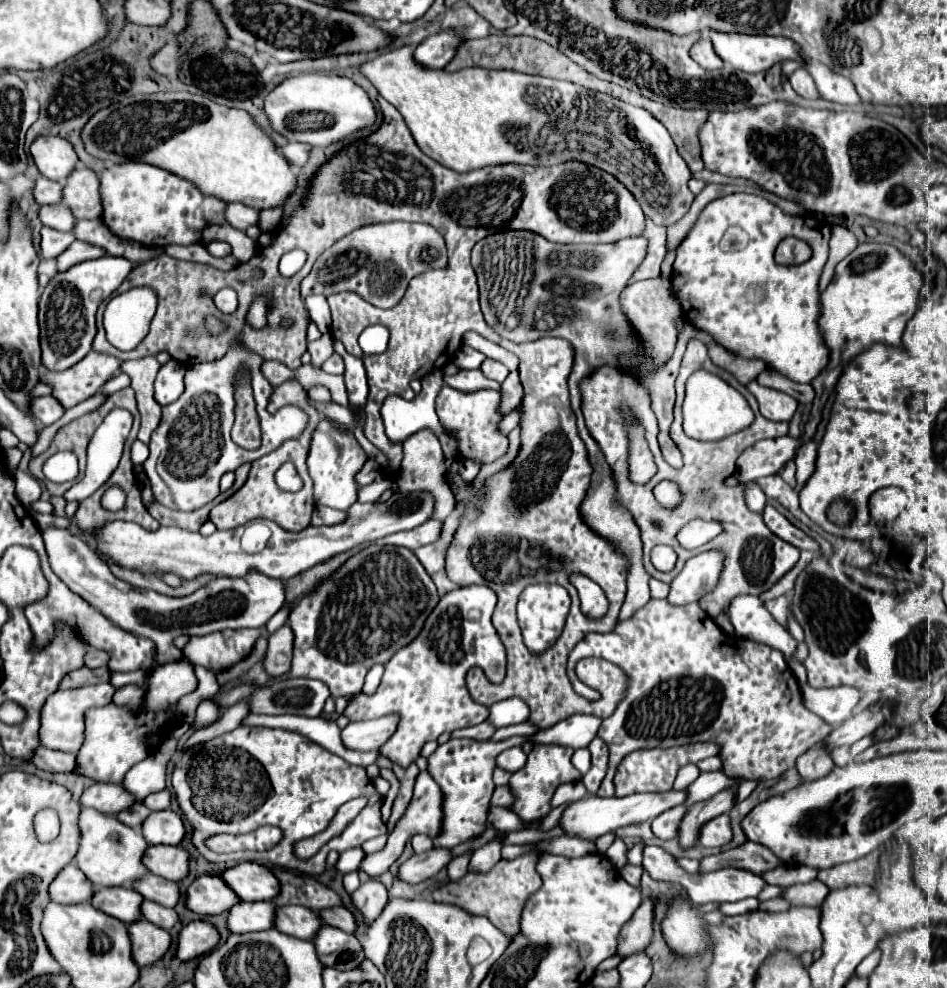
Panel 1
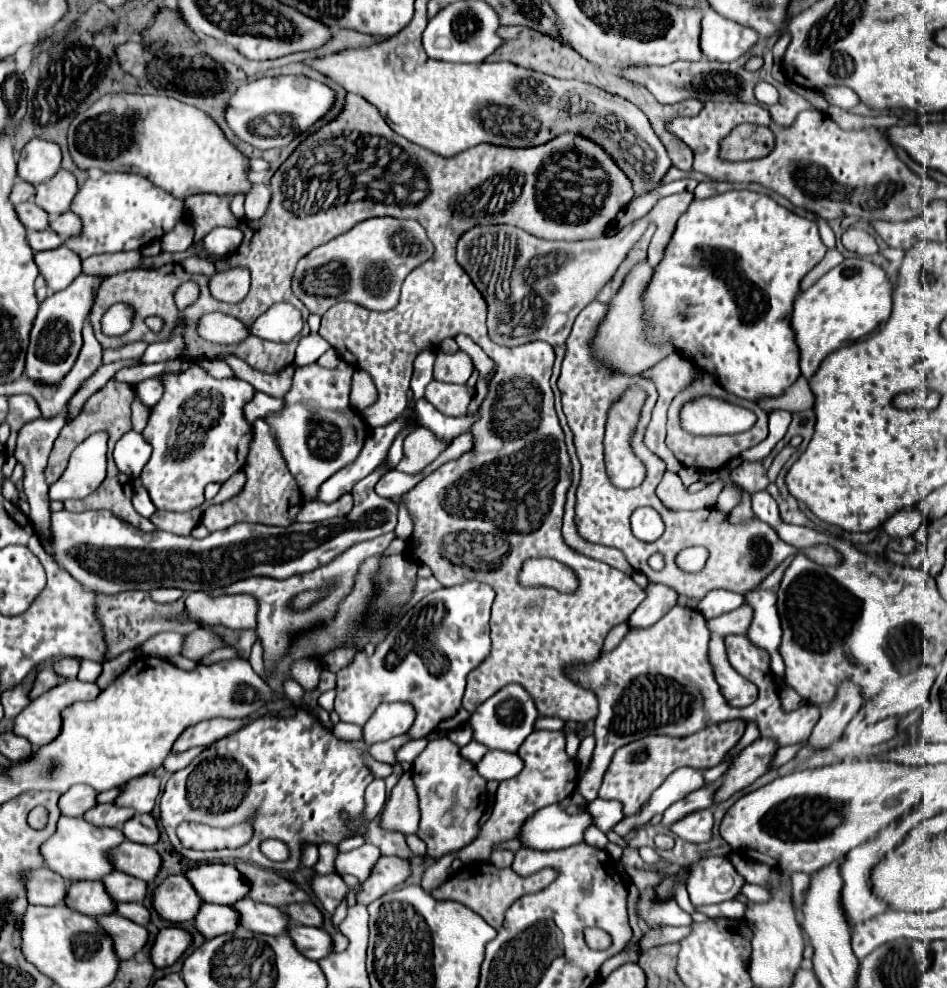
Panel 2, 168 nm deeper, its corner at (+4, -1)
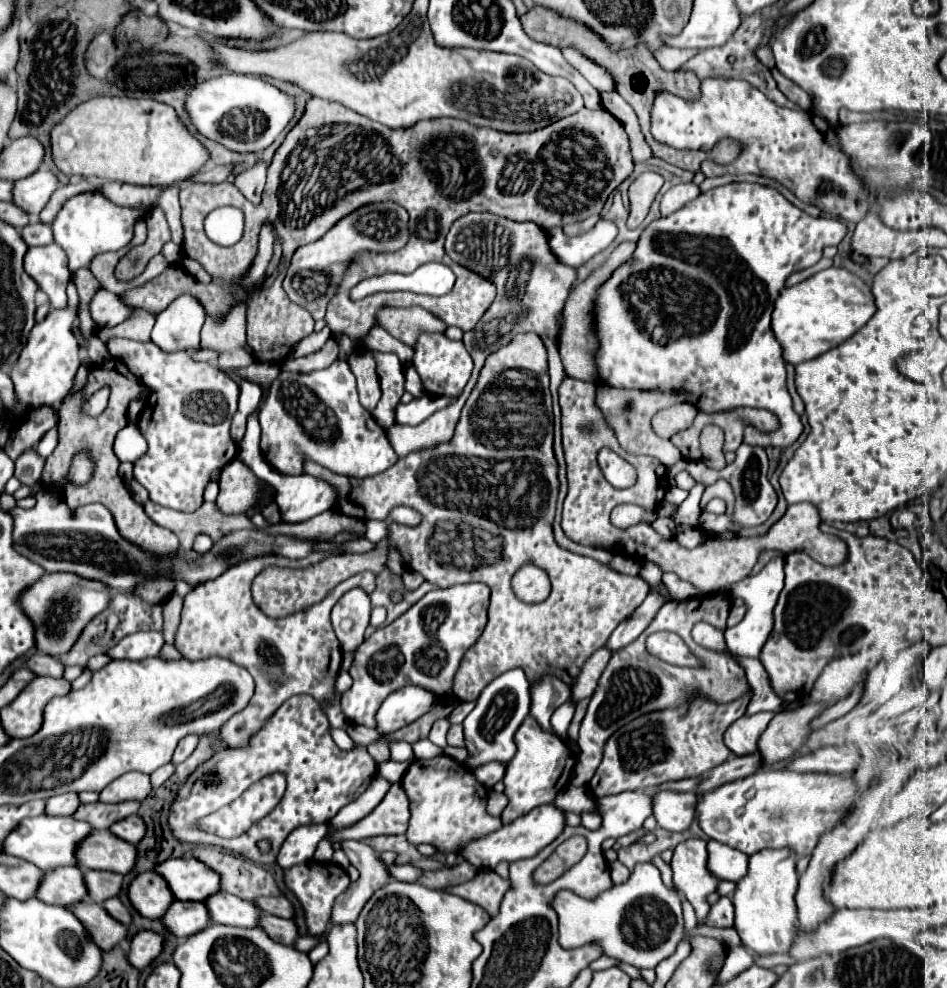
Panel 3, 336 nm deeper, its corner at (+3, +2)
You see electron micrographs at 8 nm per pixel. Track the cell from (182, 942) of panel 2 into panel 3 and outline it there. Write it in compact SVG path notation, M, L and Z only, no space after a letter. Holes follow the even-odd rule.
M139 931L131 939L131 945L127 951L127 961L129 961L129 965L143 969L161 953L161 947L163 947L163 939L157 933Z

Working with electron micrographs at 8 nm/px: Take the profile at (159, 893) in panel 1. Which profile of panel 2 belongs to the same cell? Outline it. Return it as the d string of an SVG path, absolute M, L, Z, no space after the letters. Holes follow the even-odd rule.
M120 870L110 872L108 878L102 880L108 892L116 896L116 902L144 902L148 884L144 880L138 880L130 874L124 874Z

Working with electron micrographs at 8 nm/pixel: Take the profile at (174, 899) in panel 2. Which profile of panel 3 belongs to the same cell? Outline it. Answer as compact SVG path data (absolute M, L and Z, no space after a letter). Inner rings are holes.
M153 871L139 873L127 889L127 897L131 905L149 919L159 919L161 913L173 903L173 895L169 895L169 889L161 877Z

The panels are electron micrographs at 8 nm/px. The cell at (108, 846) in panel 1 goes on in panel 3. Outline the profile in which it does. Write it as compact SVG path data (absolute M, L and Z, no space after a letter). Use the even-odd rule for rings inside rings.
M39 815L39 817L29 817L23 819L3 841L3 853L25 859L39 869L55 869L61 865L77 865L75 863L75 845L81 841L81 837L87 837L93 831L91 825L85 825L85 821L77 821L73 817L49 817L49 815Z

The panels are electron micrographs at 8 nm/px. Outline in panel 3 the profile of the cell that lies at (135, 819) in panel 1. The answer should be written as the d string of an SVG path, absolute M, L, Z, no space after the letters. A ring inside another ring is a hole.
M121 801L121 803L87 803L79 805L79 809L73 813L75 819L87 821L93 825L93 829L109 829L109 825L137 813L139 801Z

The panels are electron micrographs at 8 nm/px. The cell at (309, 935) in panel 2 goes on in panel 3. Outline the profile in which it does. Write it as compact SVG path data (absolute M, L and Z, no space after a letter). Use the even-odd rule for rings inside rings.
M261 915L259 927L273 939L281 941L281 945L291 945L297 939L297 927L291 919L281 919L273 915Z

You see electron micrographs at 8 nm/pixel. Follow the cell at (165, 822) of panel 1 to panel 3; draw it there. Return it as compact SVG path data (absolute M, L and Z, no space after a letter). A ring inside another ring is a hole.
M129 815L115 825L111 825L111 833L121 837L127 843L139 843L141 837L145 835L145 823L139 815Z

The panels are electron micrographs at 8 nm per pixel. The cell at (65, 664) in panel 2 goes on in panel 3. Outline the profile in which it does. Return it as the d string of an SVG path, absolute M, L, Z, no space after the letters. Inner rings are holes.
M43 653L29 655L25 665L29 671L33 671L37 675L49 675L49 677L61 677L63 675L63 665L59 663L59 659L43 655Z

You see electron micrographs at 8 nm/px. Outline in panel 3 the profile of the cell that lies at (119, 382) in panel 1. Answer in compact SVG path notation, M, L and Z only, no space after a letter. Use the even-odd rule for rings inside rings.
M31 449L29 453L25 453L25 457L15 461L13 477L17 477L25 485L39 485L41 487L41 469L43 469L43 463L45 463L45 459L39 457L35 449Z

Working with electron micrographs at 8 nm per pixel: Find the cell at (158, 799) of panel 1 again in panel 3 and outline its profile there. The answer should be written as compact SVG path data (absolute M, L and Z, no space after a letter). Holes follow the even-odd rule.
M131 771L131 773L125 773L125 775L117 777L113 783L109 783L99 793L99 799L103 803L117 803L117 801L129 801L129 799L143 801L149 793L151 793L149 775Z

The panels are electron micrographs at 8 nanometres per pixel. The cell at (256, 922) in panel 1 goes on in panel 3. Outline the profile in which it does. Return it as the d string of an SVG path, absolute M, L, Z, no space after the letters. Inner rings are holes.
M173 901L159 921L177 939L187 939L211 923L205 905L199 901Z

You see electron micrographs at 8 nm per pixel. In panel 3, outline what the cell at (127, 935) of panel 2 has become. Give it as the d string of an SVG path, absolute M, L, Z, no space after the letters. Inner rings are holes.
M83 899L79 901L79 905L75 903L67 909L83 923L85 931L91 935L93 943L99 949L111 949L113 945L117 945L117 941L125 939L127 935L127 929L119 921L113 921L113 917L109 917L105 909L97 903Z

